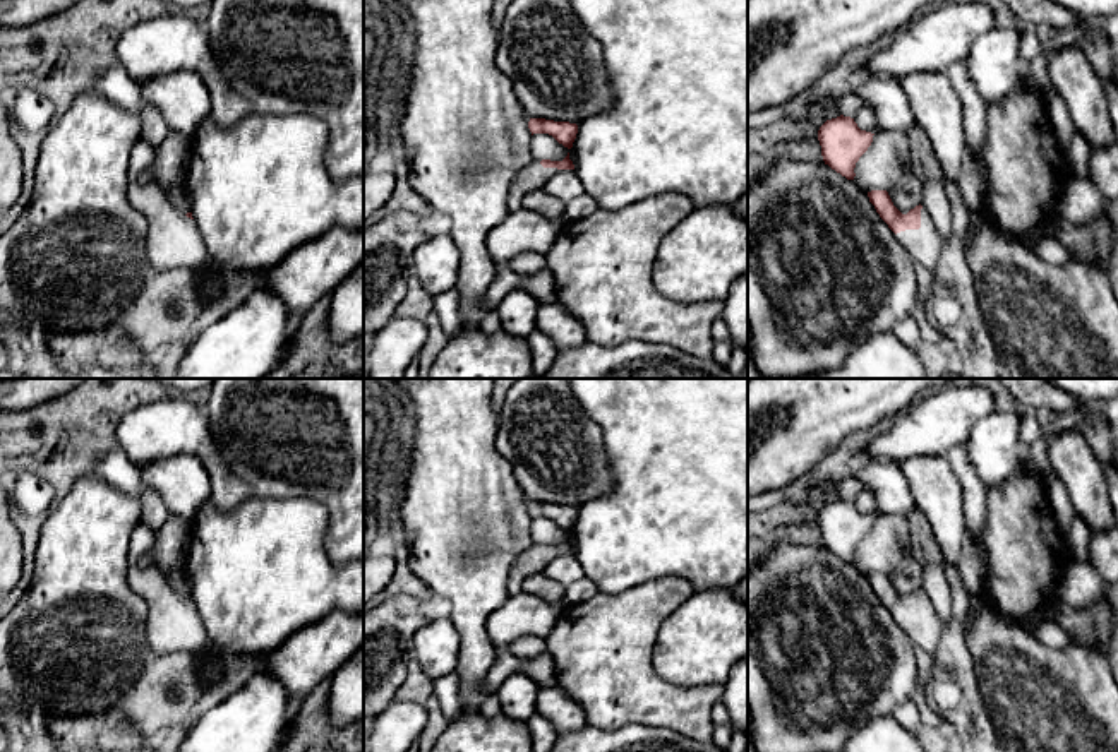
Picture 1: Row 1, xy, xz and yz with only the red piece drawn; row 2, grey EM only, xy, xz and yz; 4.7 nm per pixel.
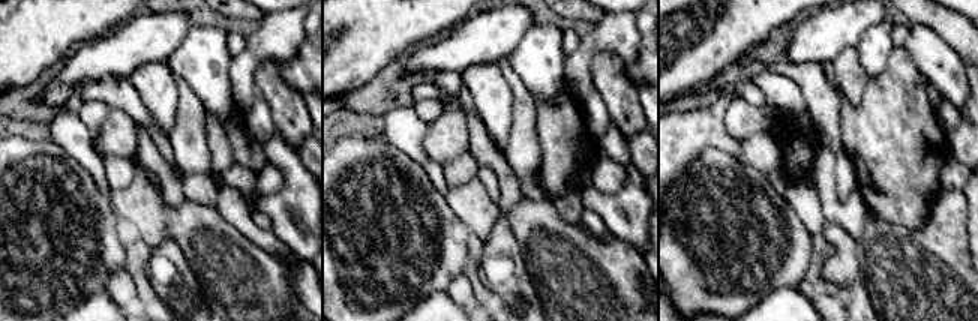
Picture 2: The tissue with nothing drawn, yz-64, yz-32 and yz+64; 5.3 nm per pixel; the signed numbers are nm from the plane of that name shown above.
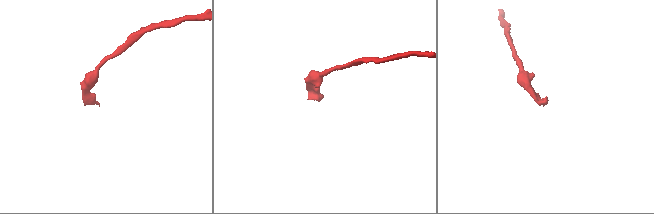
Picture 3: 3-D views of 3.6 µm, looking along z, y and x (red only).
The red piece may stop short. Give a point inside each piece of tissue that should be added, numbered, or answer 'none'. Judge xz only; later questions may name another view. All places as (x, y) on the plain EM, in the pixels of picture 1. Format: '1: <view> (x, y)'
1: xz (532, 561)

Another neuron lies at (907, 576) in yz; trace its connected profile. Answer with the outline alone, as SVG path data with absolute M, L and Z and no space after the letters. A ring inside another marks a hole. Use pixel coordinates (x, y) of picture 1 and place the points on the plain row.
M907 558L904 562L900 562L890 574L888 579L893 586L893 589L904 596L904 594L911 594L916 589L921 588L923 581L924 581L924 567L914 560L914 558Z

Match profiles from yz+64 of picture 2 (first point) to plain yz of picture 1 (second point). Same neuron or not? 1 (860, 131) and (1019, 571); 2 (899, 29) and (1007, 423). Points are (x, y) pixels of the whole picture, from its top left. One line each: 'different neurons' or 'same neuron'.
1: same neuron
2: different neurons

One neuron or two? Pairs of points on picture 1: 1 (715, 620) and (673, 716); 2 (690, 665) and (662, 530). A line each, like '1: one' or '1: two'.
1: two
2: two

